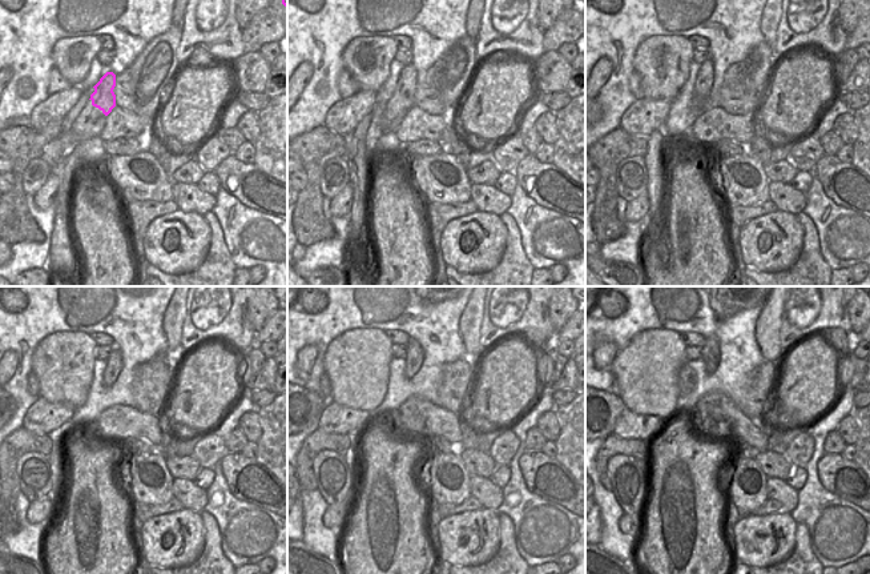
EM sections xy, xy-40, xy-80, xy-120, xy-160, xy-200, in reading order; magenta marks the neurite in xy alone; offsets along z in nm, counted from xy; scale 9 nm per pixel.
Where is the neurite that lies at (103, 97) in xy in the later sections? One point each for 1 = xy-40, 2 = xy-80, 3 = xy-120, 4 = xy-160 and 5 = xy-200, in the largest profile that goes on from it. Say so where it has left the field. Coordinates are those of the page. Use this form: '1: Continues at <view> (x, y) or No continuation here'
1: Continues at xy-40 (402, 99)
2: Continues at xy-80 (703, 87)
3: Continues at xy-120 (115, 362)
4: Continues at xy-160 (414, 357)
5: Continues at xy-200 (711, 354)

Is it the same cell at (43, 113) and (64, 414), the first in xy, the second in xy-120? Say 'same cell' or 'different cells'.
same cell

